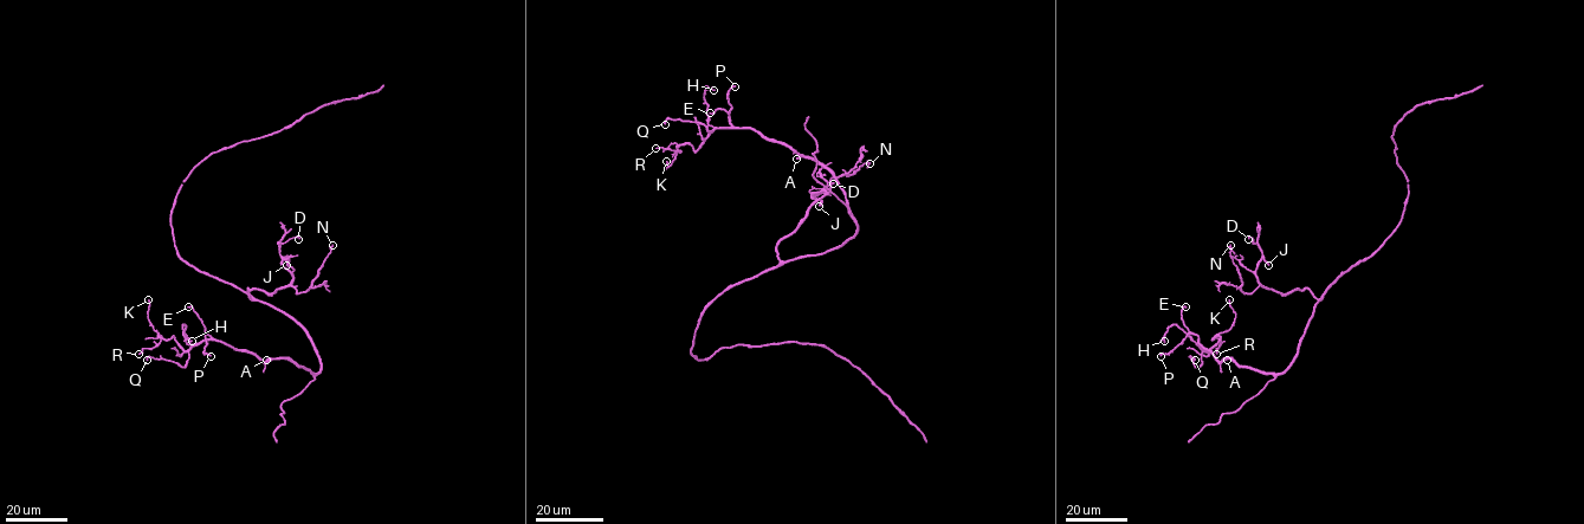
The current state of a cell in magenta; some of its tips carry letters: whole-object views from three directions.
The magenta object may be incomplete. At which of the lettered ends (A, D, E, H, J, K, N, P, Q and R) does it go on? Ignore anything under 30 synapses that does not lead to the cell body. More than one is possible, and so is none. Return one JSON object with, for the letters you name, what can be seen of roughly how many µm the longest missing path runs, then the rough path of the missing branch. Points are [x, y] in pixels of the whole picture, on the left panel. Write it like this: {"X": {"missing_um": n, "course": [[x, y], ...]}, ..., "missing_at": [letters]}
{"missing_at": []}

